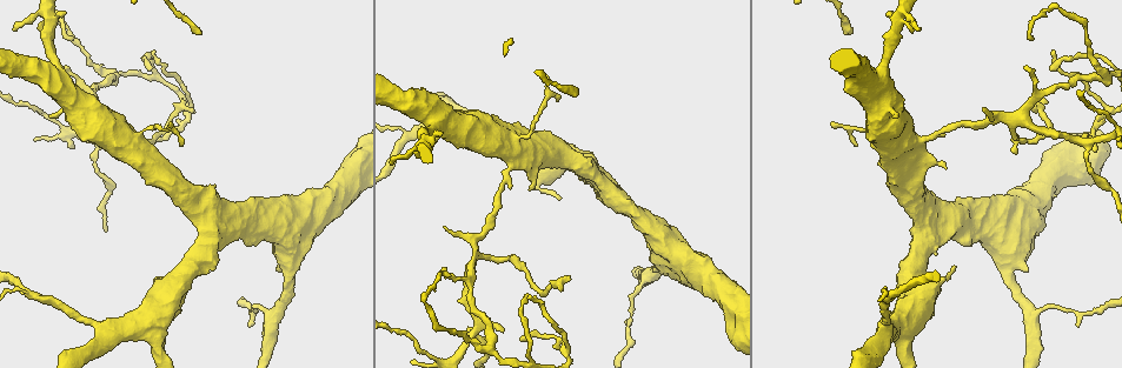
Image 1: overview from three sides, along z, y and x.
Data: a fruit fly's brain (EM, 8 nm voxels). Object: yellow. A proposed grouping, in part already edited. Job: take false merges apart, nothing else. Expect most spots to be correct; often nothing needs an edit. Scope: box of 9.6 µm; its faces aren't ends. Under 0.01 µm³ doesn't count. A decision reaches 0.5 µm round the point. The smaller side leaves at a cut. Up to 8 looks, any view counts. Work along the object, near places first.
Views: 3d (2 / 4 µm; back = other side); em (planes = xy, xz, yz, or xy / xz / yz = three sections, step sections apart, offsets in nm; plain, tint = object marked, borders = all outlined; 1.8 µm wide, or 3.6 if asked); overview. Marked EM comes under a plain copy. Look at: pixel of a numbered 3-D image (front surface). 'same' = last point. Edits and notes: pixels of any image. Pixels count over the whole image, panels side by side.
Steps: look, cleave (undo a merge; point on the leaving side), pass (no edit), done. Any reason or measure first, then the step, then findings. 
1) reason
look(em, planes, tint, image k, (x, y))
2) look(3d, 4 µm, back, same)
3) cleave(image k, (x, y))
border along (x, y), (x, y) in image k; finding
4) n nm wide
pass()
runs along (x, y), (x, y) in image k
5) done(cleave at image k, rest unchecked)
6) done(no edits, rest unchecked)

abrupt turn
look(em, planes, tint, image 1, (915, 139))

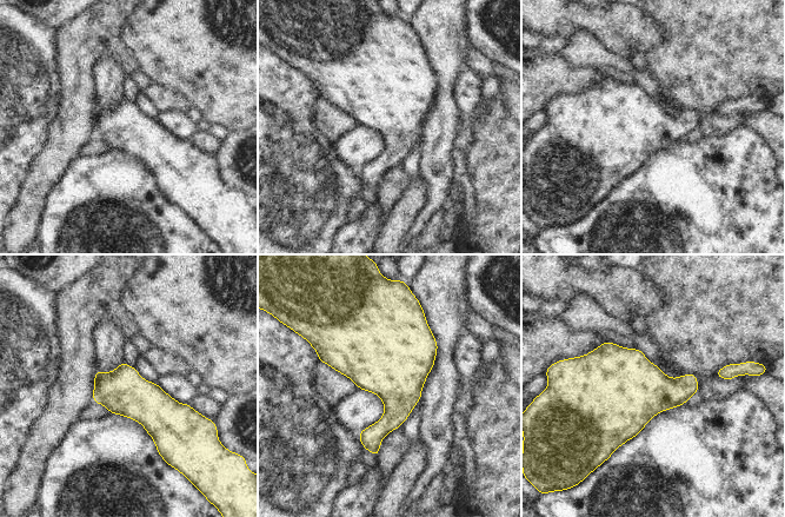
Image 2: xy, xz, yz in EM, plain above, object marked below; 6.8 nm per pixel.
pass()
continuous, no second neuron

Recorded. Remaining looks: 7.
three arms meet
look(em, planes, tint, image 1, (885, 323))

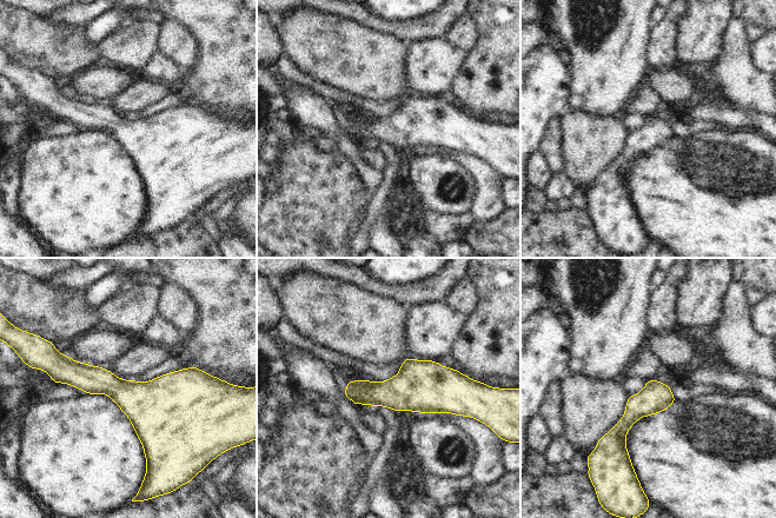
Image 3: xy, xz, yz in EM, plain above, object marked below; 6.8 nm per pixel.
pass()
runs along (665, 387), (622, 426), (616, 450) in image 3; all the same neuron

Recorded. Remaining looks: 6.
four arms meet
look(3d, 4 µm, image 1, (470, 267))

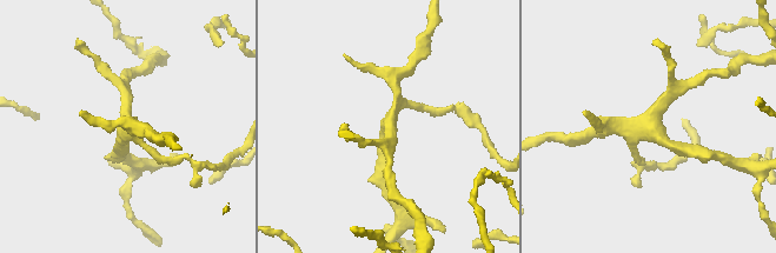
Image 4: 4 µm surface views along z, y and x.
4 arms
look(em, xy, step 8, tint, image 4, (646, 125))

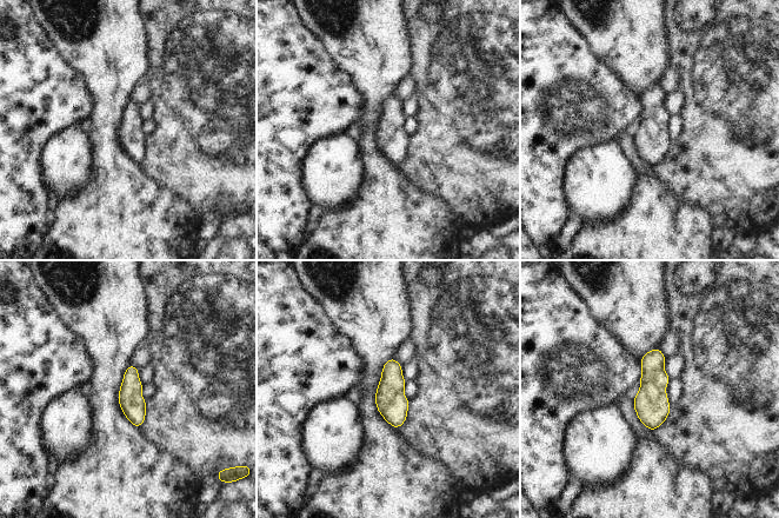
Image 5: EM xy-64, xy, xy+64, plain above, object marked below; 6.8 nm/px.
pass()
continuous, no second neuron

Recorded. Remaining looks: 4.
done(no edits, rest unchecked)

